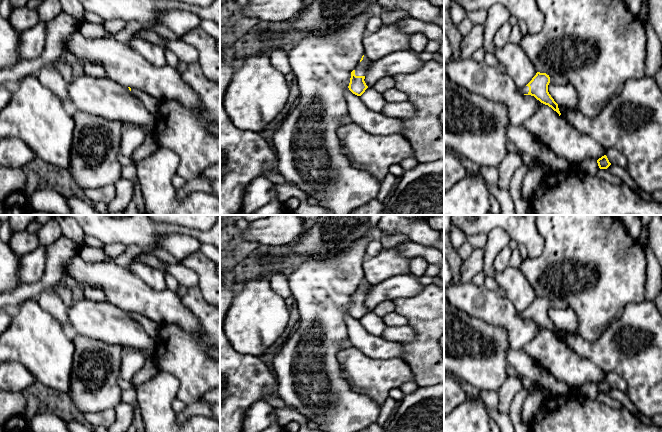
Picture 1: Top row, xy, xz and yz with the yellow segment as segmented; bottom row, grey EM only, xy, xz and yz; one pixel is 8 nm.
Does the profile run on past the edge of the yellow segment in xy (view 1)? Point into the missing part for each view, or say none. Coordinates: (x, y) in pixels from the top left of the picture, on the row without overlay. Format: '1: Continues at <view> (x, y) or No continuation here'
1: Continues at xy (151, 327)

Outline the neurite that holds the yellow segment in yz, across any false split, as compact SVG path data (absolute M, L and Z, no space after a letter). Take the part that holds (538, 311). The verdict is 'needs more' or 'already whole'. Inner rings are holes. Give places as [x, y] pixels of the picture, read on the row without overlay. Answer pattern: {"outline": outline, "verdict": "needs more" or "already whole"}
{"outline": "M537 296L532 304L525 311L520 313L520 316L524 319L534 320L541 327L551 331L560 340L561 337L559 335L558 328L554 325L548 316L549 307L549 299L546 297Z", "verdict": "needs more"}

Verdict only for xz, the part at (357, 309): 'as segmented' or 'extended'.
extended

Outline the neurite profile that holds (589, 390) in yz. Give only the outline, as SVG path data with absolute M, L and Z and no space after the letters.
M584 383L578 392L591 400L595 400L600 393L595 383Z

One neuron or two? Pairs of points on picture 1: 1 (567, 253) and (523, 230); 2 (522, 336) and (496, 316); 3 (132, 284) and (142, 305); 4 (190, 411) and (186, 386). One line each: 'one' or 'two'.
1: two
2: one
3: one
4: two

